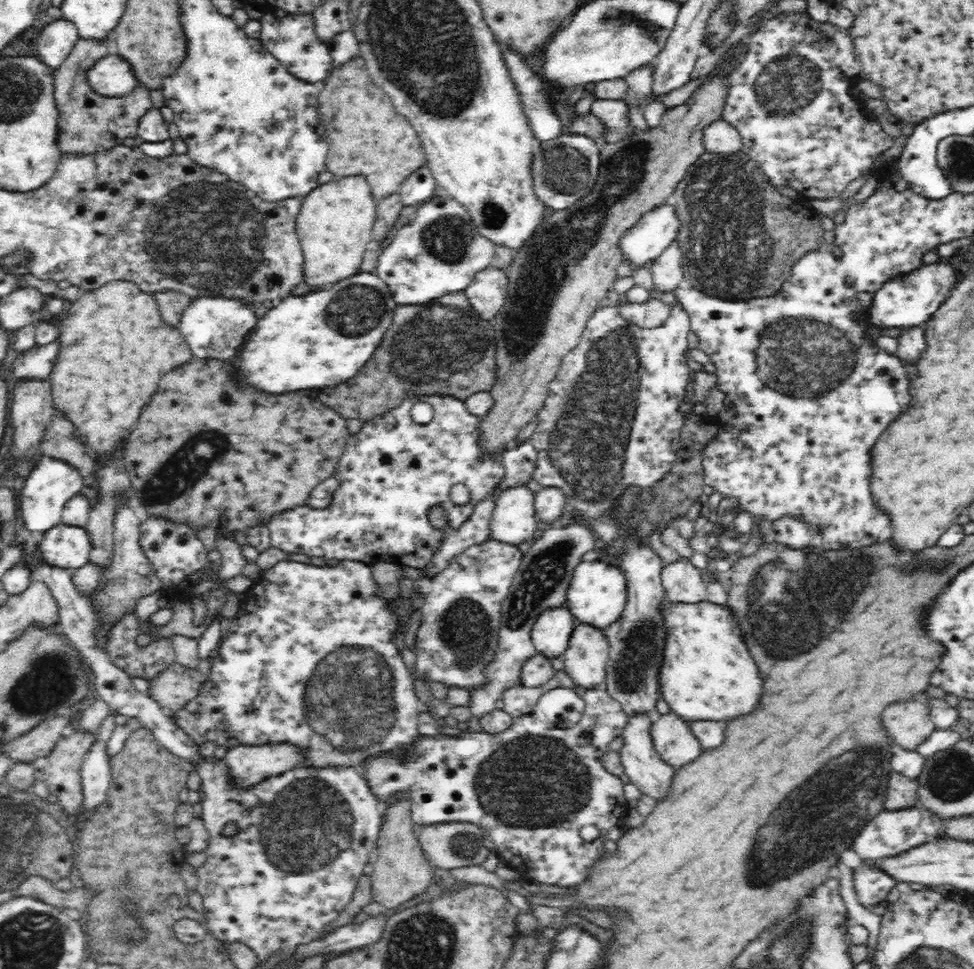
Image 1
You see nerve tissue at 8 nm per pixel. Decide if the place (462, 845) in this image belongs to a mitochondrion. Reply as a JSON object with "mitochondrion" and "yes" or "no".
{"mitochondrion":"yes"}

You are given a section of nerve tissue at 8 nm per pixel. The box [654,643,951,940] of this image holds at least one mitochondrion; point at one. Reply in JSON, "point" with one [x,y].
{"point":[775,854]}

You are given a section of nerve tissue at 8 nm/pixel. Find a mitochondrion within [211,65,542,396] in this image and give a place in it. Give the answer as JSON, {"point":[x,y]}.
{"point":[439,341]}

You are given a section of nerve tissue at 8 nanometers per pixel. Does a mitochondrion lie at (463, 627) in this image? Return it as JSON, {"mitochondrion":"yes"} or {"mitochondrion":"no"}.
{"mitochondrion":"yes"}

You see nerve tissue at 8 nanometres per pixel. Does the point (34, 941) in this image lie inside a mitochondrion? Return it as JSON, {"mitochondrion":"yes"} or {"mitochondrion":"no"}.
{"mitochondrion":"yes"}

